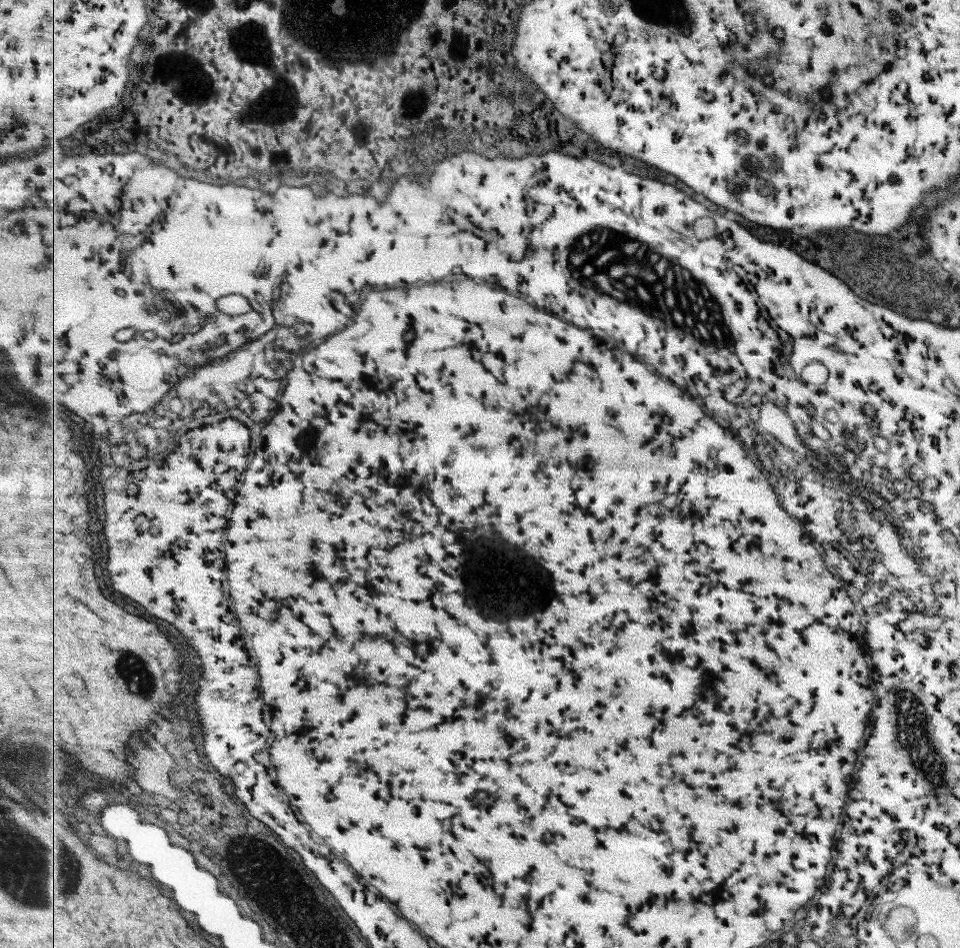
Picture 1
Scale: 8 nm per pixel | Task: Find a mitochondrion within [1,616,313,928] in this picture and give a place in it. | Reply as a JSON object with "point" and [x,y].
{"point":[134,672]}

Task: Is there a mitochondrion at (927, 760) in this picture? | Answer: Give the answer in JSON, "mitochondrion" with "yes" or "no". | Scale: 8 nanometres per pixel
{"mitochondrion":"yes"}

